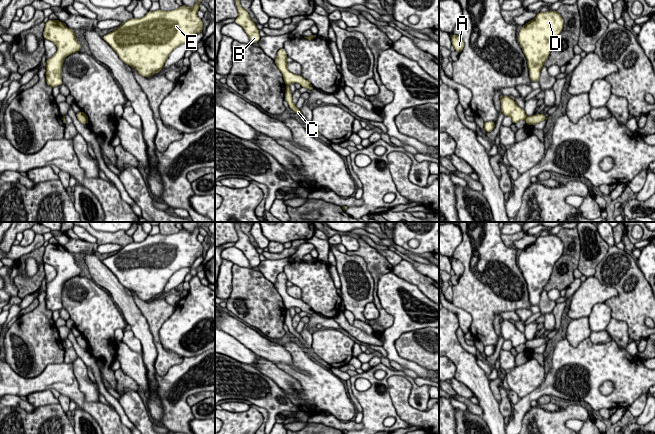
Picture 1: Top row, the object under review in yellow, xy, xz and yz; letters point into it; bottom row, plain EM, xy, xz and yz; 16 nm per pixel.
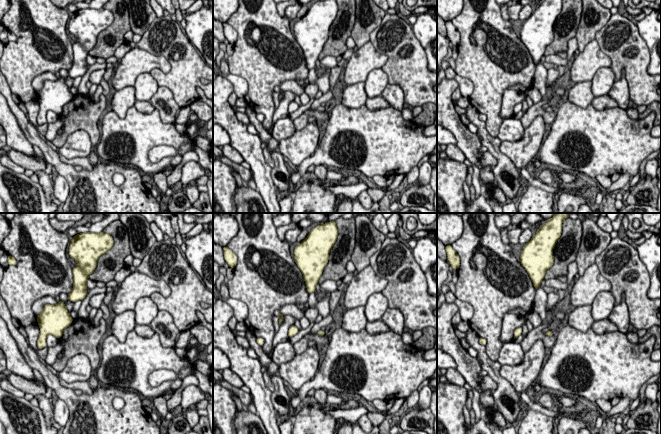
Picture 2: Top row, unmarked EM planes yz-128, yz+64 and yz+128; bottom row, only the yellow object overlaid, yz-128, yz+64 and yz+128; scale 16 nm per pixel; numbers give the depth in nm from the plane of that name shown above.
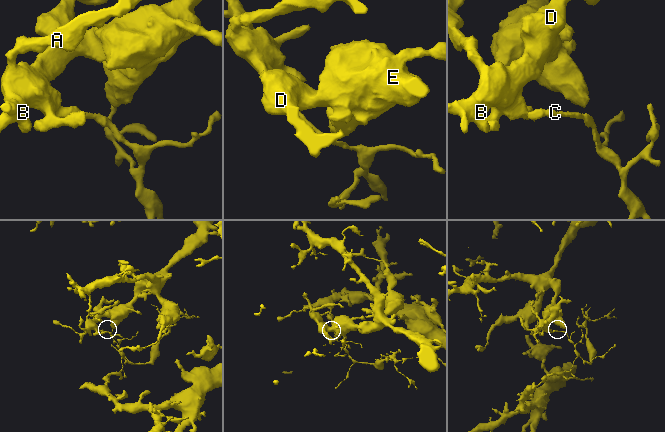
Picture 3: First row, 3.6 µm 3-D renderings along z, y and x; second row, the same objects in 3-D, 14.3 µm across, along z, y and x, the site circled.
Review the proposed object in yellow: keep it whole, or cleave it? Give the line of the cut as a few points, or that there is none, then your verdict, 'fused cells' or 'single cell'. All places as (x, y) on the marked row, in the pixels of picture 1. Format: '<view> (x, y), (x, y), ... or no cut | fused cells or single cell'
yz (526, 116), (525, 119) | fused cells

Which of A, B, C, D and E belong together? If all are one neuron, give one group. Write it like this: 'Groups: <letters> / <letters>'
Groups: A B D E / C

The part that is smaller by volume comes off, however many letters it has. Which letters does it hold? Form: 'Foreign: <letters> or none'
Foreign: C

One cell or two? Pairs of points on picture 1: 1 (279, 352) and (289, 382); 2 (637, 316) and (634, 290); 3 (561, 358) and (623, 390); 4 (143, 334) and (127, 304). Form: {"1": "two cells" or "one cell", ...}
{"1": "two cells", "2": "one cell", "3": "one cell", "4": "one cell"}

